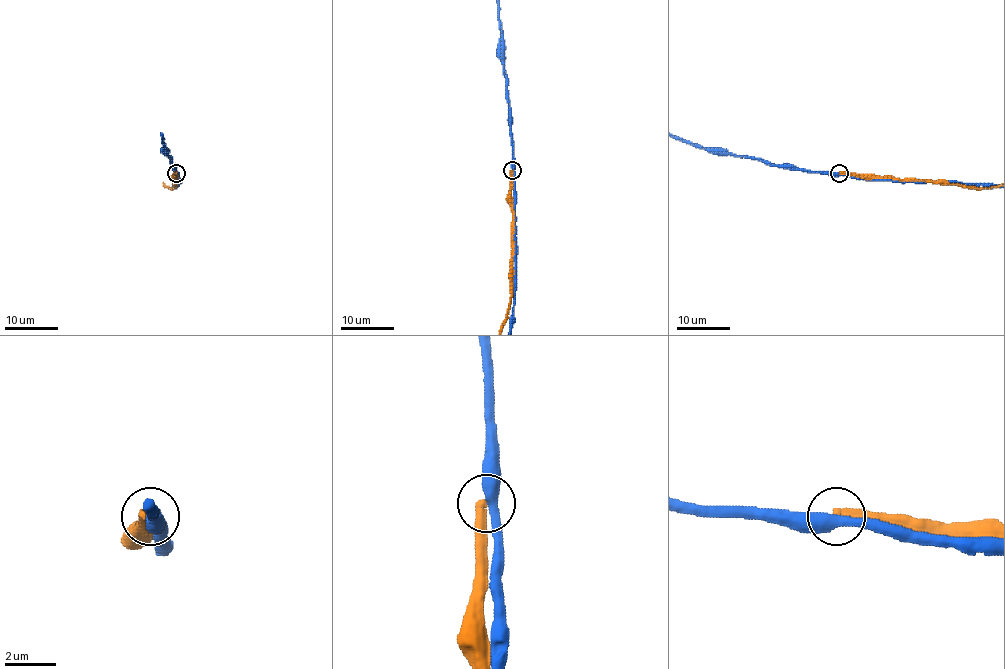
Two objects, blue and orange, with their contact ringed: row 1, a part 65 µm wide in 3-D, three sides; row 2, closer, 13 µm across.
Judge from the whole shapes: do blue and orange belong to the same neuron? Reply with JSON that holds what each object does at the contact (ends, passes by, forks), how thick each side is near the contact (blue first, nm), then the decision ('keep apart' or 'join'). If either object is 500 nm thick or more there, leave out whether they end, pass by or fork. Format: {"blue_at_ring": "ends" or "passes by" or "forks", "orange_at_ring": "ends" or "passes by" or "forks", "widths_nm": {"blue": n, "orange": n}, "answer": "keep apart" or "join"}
{"blue_at_ring": "passes by", "orange_at_ring": "ends", "widths_nm": {"blue": 440, "orange": 360}, "answer": "keep apart"}

